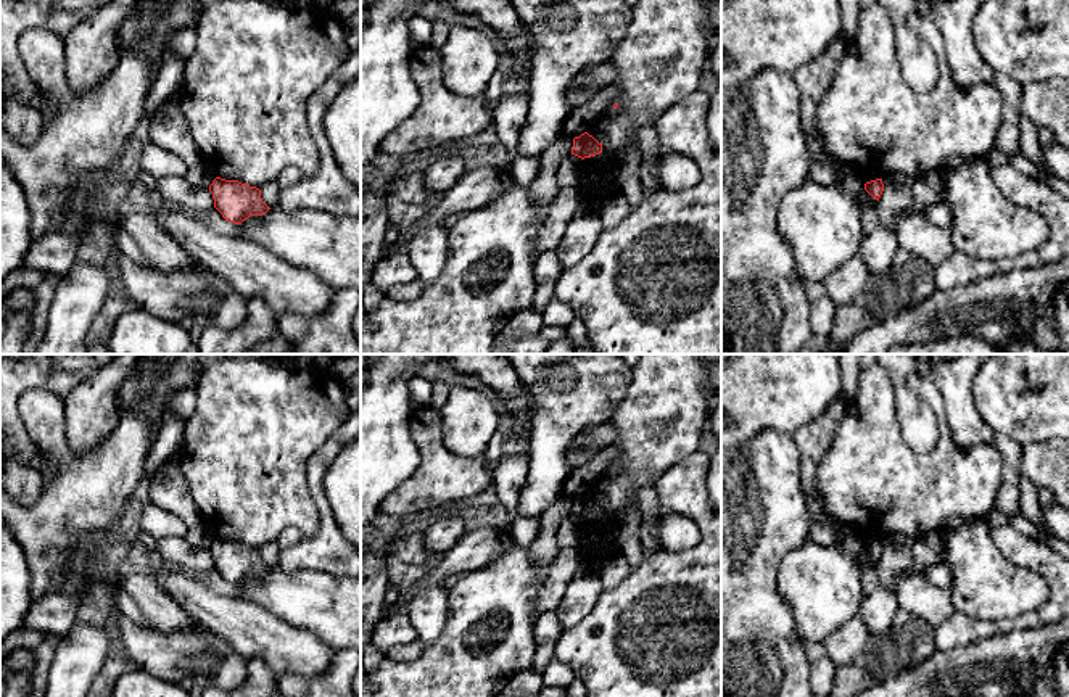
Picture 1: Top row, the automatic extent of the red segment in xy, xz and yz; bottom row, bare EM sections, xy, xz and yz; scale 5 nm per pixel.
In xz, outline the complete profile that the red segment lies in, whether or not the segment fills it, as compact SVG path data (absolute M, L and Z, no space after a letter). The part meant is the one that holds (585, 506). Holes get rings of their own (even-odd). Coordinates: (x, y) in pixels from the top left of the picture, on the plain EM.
M588 493L581 494L580 497L573 499L572 515L584 520L602 513L602 504L599 504L592 496Z

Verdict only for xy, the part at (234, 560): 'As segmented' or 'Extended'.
As segmented

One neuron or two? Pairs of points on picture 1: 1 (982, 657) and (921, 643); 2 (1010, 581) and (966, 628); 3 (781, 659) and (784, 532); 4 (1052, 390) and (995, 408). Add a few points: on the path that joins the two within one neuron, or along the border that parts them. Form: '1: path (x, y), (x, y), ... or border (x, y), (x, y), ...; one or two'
1: border (937, 652), (903, 670); two
2: border (955, 610), (979, 618), (1015, 617); two
3: path (763, 626), (763, 564); one
4: path (1037, 396), (1010, 398); one

